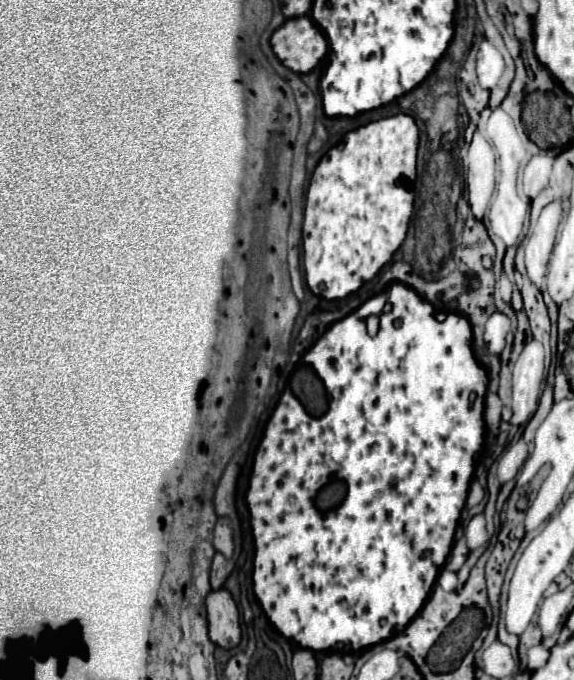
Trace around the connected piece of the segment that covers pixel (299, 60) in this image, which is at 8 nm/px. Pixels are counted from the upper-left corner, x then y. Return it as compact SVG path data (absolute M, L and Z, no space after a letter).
M308 16L286 20L272 34L270 44L278 60L298 74L310 72L328 50L324 34Z

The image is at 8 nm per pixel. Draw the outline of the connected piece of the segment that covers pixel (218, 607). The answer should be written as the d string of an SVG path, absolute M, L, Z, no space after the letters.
M222 588L206 598L208 636L220 648L236 648L240 642L240 616L232 596Z

